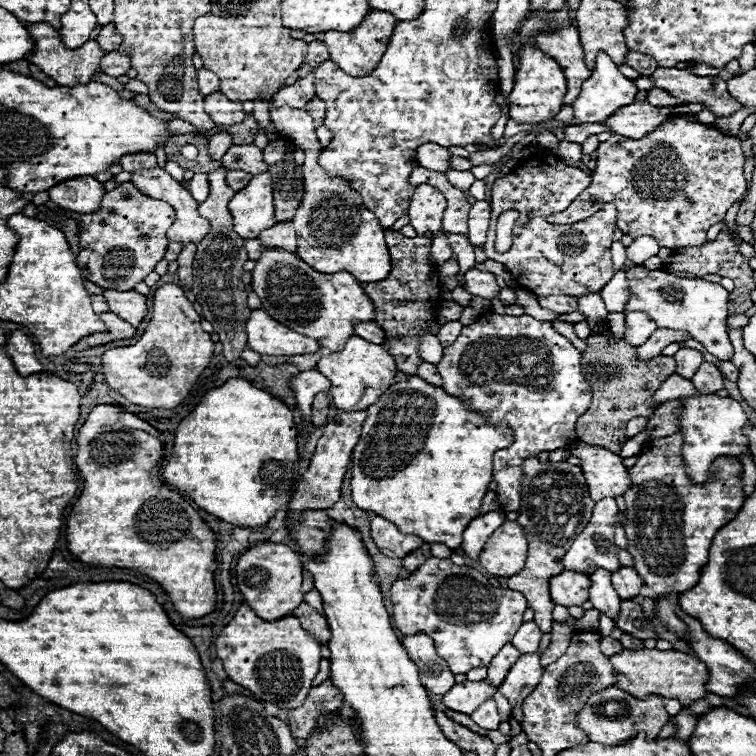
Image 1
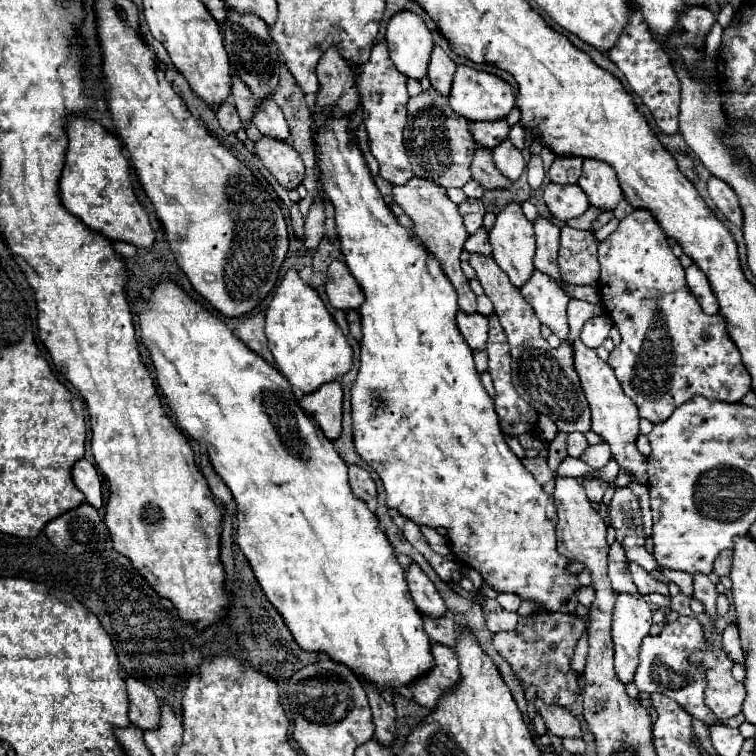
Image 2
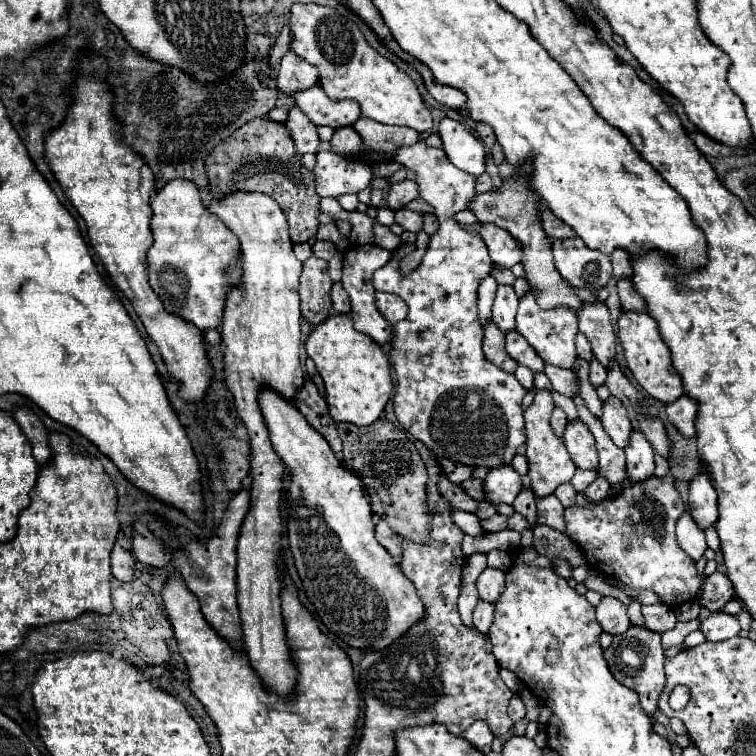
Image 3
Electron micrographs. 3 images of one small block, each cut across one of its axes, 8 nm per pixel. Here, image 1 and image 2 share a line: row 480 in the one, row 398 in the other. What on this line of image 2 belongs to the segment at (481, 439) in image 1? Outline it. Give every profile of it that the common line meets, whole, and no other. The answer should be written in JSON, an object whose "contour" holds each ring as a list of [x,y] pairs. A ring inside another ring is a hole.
{"contour":[[[328,118],[326,126],[316,132],[314,144],[316,144],[316,156],[320,162],[320,170],[322,170],[322,190],[328,196],[328,200],[334,204],[336,208],[336,230],[340,236],[340,244],[342,244],[342,254],[346,260],[346,266],[350,268],[352,276],[356,278],[356,282],[362,286],[364,290],[364,304],[360,306],[360,316],[362,316],[362,356],[360,356],[360,370],[358,370],[358,378],[352,386],[352,422],[354,422],[354,446],[356,452],[374,468],[374,472],[378,472],[380,480],[384,482],[384,490],[386,490],[386,506],[398,510],[402,516],[408,516],[410,520],[414,520],[420,526],[428,526],[428,528],[446,528],[446,536],[450,542],[450,548],[454,552],[454,556],[458,558],[458,562],[462,562],[464,566],[470,566],[474,570],[478,570],[482,574],[484,584],[488,584],[492,590],[500,592],[510,592],[510,594],[518,594],[520,600],[532,600],[538,606],[542,606],[548,612],[566,612],[566,614],[574,614],[578,600],[576,600],[576,590],[580,588],[580,582],[576,578],[576,574],[568,574],[568,558],[564,558],[558,550],[556,550],[556,508],[552,504],[552,498],[542,490],[540,484],[536,484],[534,476],[522,466],[520,458],[516,458],[516,454],[508,448],[500,424],[498,424],[498,416],[494,412],[494,402],[488,396],[488,392],[484,390],[482,382],[480,382],[480,374],[474,368],[474,360],[472,360],[472,350],[464,344],[464,338],[460,336],[460,330],[456,328],[456,312],[458,312],[458,304],[456,304],[456,290],[452,288],[452,282],[440,272],[440,264],[436,264],[436,258],[432,254],[428,254],[428,250],[424,248],[424,244],[416,242],[416,238],[412,236],[412,232],[404,226],[400,226],[396,222],[396,216],[392,214],[392,210],[388,208],[388,204],[384,202],[382,194],[378,192],[370,170],[366,166],[366,160],[360,152],[360,148],[356,146],[350,130],[348,130],[350,120],[348,118],[340,118],[340,120],[332,120]]]}

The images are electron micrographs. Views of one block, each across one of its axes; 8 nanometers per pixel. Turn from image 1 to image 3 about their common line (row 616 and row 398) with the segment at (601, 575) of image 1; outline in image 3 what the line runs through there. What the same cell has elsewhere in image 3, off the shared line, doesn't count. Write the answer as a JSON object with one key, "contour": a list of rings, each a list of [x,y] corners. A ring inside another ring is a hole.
{"contour":[[[610,396],[608,402],[604,402],[602,426],[618,448],[628,446],[628,440],[630,440],[630,434],[632,434],[632,424],[630,424],[630,418],[626,414],[626,408],[614,396]]]}

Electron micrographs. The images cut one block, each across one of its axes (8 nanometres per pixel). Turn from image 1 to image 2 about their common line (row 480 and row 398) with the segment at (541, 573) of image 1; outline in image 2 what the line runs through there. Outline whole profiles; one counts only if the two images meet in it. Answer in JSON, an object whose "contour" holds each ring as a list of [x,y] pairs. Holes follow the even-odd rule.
{"contour":[[[472,254],[470,258],[472,268],[476,270],[476,278],[484,288],[484,294],[492,300],[494,304],[494,314],[500,318],[500,324],[508,336],[508,344],[510,344],[510,352],[512,352],[512,382],[516,392],[528,402],[532,404],[532,408],[536,408],[538,414],[548,416],[556,426],[558,432],[570,434],[570,432],[588,432],[590,430],[590,408],[588,402],[584,398],[584,392],[580,388],[580,378],[574,370],[574,356],[558,356],[560,350],[552,350],[550,344],[540,336],[540,320],[536,318],[536,314],[532,312],[532,306],[524,300],[524,296],[520,294],[520,290],[516,286],[510,284],[508,276],[504,276],[504,272],[500,272],[500,266],[486,256],[476,256]]]}

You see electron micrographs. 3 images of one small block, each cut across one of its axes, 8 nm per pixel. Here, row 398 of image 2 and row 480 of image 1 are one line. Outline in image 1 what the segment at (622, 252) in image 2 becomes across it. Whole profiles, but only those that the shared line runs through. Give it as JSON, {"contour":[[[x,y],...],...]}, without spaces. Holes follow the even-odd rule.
{"contour":[[[672,434],[666,438],[658,438],[648,444],[638,454],[638,462],[634,468],[630,468],[630,478],[632,478],[632,488],[624,494],[626,500],[626,512],[628,512],[628,522],[624,526],[626,536],[628,536],[628,552],[636,558],[636,572],[644,578],[644,584],[650,586],[656,594],[664,592],[686,592],[696,584],[700,578],[700,568],[704,568],[704,560],[708,560],[708,548],[724,524],[728,524],[736,514],[738,508],[744,504],[744,494],[742,494],[742,464],[736,458],[718,458],[712,464],[712,480],[706,482],[704,486],[694,486],[690,478],[684,472],[682,456],[682,434]]]}

